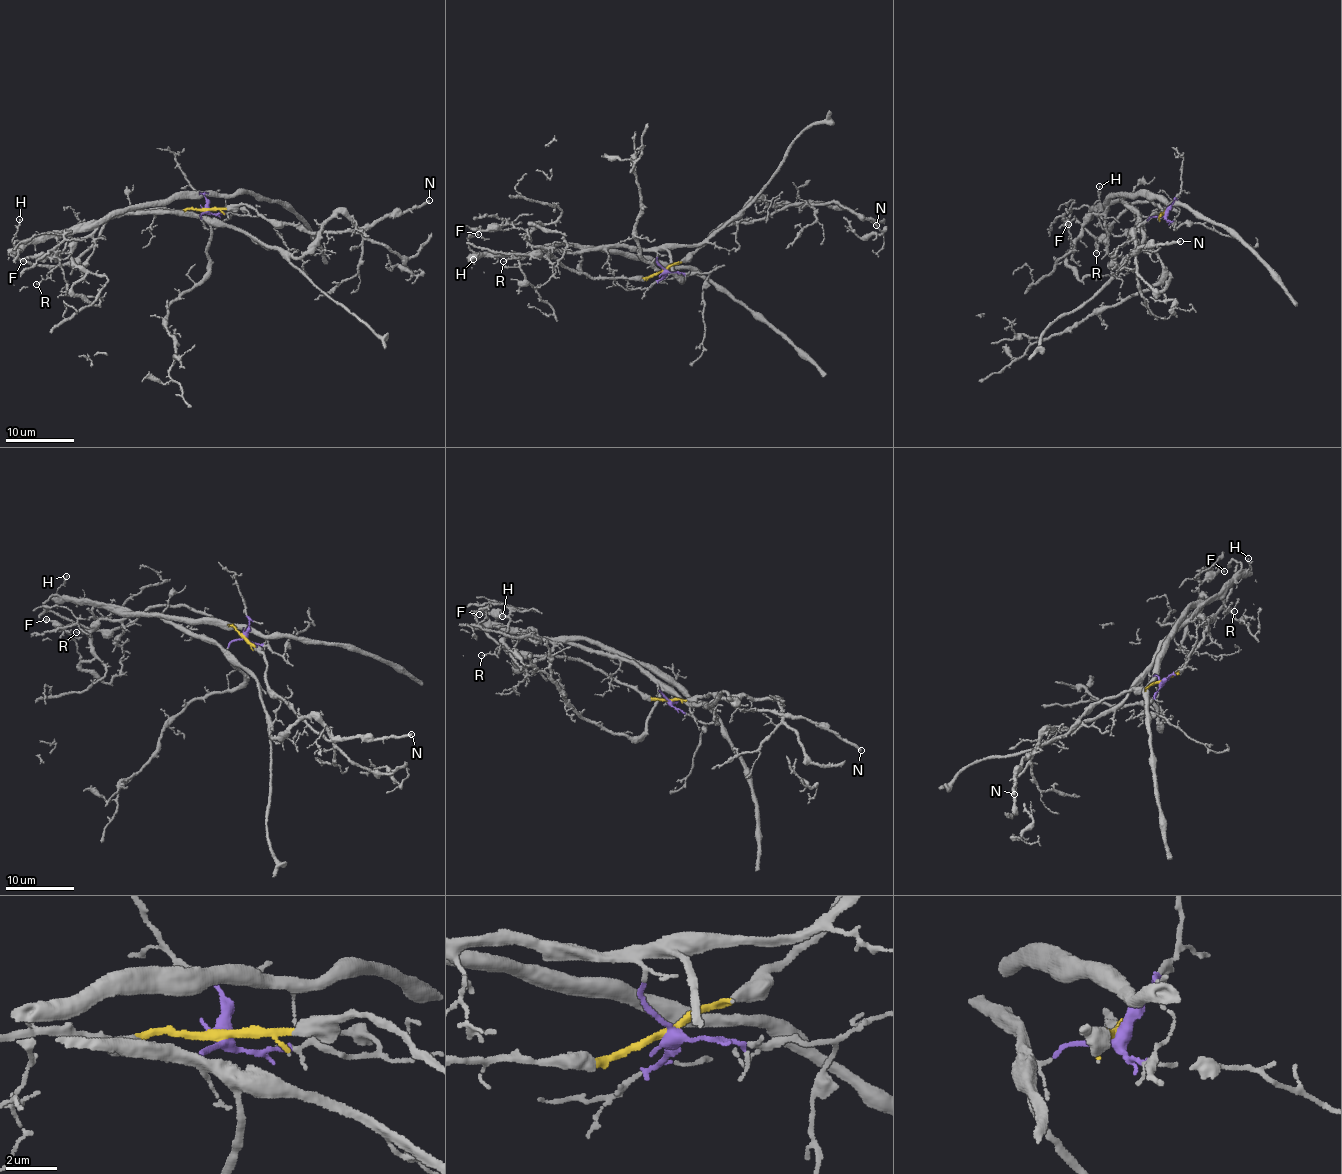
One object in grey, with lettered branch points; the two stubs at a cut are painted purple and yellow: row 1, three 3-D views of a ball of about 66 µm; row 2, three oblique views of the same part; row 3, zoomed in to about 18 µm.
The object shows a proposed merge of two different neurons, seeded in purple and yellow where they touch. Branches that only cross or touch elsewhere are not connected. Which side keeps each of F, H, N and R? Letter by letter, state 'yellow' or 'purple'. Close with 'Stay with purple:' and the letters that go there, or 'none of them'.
F: purple
H: purple
N: yellow
R: yellow
Stay with purple: F, H

